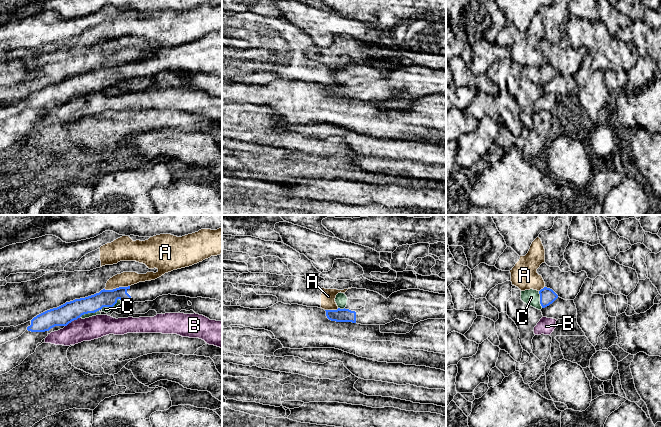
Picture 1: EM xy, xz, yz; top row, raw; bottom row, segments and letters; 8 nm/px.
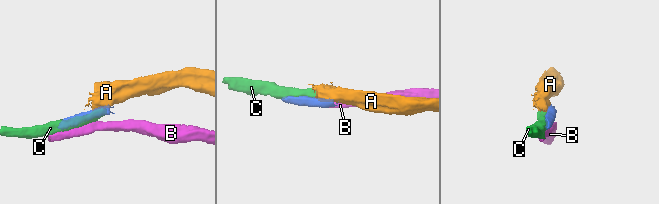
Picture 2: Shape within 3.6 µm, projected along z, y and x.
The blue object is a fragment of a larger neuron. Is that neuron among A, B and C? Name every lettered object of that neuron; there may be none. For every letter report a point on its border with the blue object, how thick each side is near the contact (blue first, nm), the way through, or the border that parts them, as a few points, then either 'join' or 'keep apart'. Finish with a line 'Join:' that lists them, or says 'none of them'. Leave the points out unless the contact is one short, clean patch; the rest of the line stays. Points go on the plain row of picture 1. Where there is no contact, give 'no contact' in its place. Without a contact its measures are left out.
A: contact xy (116, 64); calibres 140 and 120 nm; border xy (129, 61), (104, 65); keep apart
B: contact xy (72, 96); calibres 160 and 180 nm; border xy (79, 93), (65, 102); keep apart
C: contact xy (111, 83); calibres 140 and 50 nm; join
Join: C

